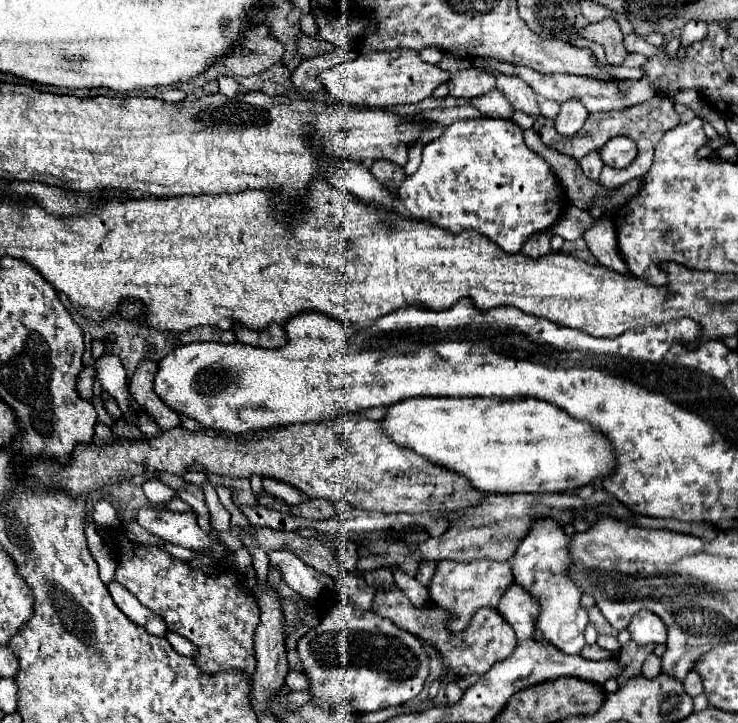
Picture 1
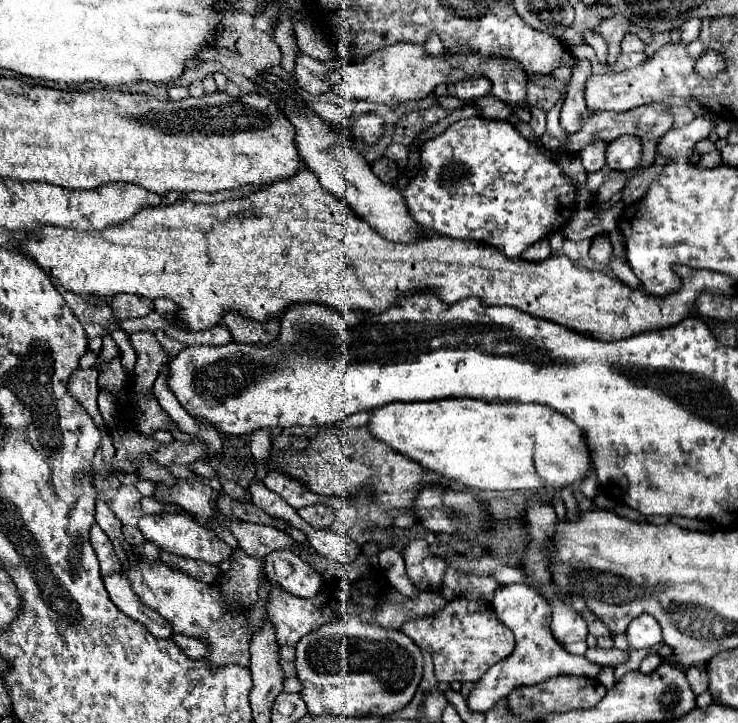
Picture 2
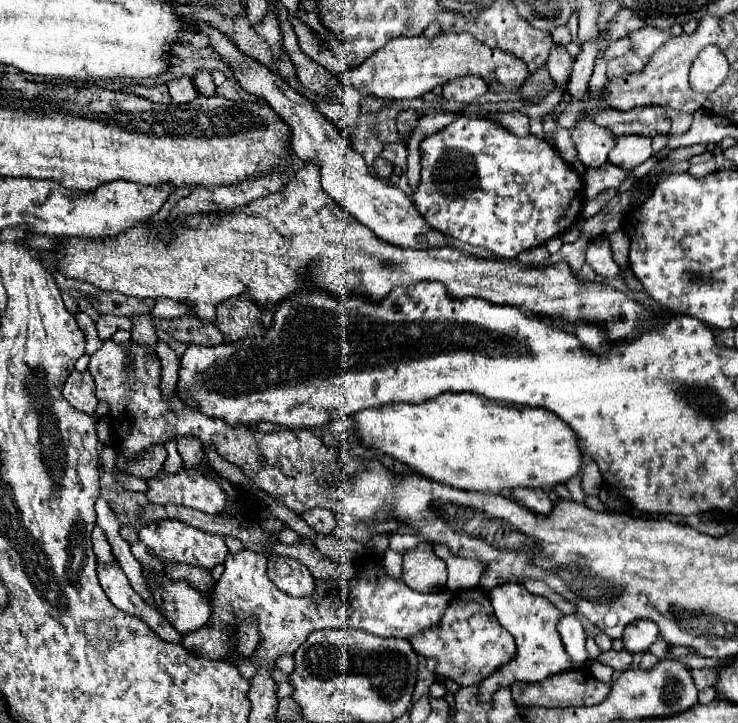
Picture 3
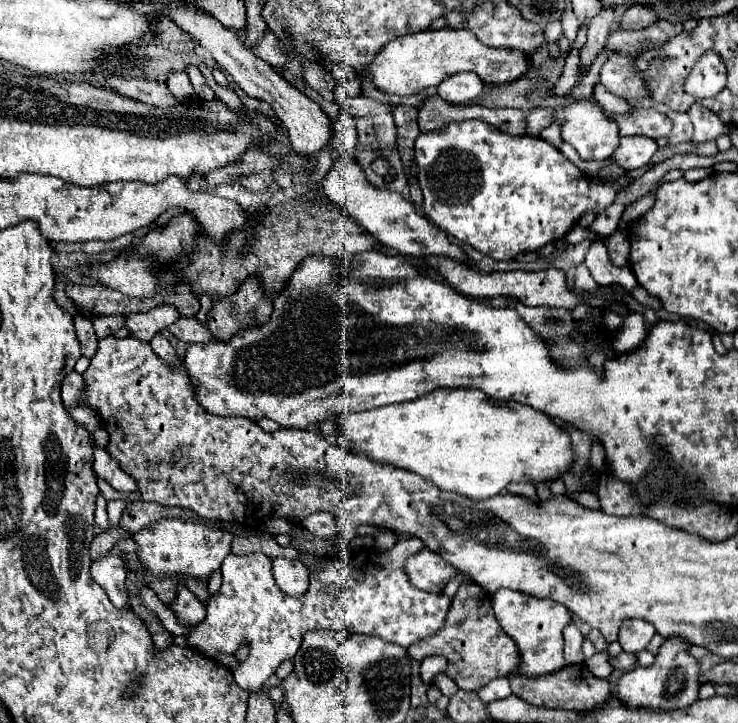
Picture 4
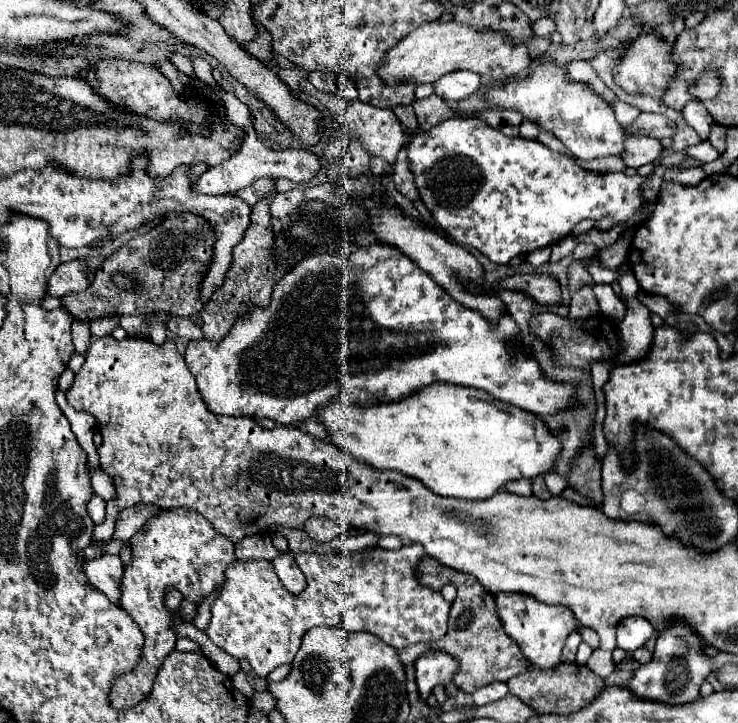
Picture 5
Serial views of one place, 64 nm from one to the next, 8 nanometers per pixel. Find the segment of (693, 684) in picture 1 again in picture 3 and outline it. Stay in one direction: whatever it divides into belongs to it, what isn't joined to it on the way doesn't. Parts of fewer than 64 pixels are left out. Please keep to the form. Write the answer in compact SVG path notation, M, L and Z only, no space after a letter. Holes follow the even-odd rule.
M704 668L704 670L692 670L692 678L696 682L696 688L702 690L706 686L716 686L720 674L718 668Z

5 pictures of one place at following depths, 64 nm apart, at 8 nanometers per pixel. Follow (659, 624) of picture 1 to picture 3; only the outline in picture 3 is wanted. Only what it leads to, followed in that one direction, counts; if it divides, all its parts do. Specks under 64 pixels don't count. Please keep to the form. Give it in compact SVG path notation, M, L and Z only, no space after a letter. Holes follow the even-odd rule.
M634 620L624 628L622 642L624 648L632 654L636 652L646 652L652 642L658 638L658 628L650 620Z

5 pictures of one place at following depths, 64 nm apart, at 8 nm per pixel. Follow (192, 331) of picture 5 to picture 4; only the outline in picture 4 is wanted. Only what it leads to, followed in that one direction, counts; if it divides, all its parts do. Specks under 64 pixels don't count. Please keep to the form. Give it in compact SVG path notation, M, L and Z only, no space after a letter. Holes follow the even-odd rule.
M178 318L174 324L168 326L168 330L178 338L178 340L184 340L184 342L210 342L214 340L210 336L210 332L206 330L206 326L196 320L196 318Z

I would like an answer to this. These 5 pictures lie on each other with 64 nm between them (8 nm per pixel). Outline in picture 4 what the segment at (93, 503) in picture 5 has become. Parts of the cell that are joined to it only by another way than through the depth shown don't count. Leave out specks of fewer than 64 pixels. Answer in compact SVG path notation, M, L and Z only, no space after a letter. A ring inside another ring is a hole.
M98 496L96 498L96 510L94 510L94 518L96 518L96 524L100 528L108 528L108 516L106 516L106 498L104 496Z

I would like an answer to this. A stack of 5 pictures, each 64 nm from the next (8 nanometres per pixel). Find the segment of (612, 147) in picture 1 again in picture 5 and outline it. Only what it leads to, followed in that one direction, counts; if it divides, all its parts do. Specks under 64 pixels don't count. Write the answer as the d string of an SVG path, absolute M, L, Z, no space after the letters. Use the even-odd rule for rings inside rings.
M630 136L624 144L624 164L630 168L640 168L644 164L652 164L662 156L662 144L656 138L646 136Z

